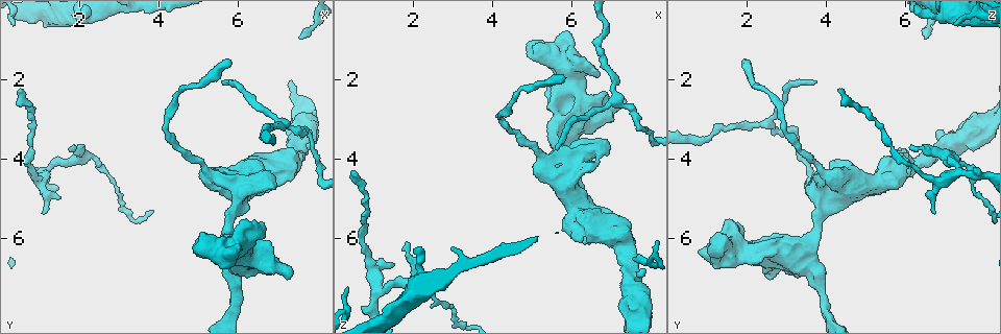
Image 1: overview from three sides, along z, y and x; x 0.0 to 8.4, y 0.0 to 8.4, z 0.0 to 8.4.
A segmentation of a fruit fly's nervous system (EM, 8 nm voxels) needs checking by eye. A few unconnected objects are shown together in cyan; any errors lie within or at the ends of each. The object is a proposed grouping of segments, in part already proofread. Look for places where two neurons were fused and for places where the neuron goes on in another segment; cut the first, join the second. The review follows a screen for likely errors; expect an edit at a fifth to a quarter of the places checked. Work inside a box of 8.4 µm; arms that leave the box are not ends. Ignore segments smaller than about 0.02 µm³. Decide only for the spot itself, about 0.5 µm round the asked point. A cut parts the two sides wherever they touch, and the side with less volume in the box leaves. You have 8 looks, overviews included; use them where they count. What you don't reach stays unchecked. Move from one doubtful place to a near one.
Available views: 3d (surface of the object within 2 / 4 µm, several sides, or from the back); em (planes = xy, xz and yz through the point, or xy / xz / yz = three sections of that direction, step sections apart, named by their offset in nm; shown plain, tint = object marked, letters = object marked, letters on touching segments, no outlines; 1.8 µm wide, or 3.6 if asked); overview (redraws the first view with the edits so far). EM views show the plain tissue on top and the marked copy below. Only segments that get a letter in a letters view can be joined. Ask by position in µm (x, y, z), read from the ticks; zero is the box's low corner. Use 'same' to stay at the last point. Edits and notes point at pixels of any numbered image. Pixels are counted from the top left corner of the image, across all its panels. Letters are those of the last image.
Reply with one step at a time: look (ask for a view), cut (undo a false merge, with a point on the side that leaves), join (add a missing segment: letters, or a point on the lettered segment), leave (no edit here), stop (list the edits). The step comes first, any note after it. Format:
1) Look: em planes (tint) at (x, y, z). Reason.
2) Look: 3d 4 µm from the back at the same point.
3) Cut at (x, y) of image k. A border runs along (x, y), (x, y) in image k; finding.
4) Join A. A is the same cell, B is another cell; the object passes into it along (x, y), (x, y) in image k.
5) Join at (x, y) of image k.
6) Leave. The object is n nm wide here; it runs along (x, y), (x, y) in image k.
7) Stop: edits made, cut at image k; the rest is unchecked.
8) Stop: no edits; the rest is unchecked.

Look: 3d 2 µm at (6.15, 4.45, 5.40). Branch point.

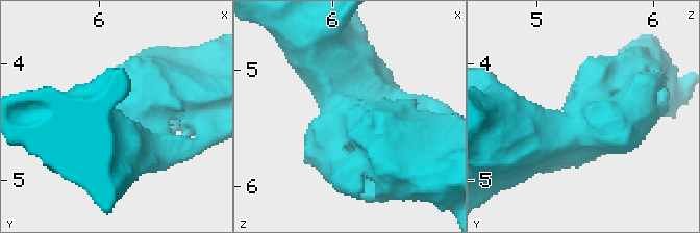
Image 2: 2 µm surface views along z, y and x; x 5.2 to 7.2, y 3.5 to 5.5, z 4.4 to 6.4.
Look: em xy step 8 (tint) at (6.10, 4.50, 5.42). 3 arms meet here; the arms are 280, 400, 600 nm wide.

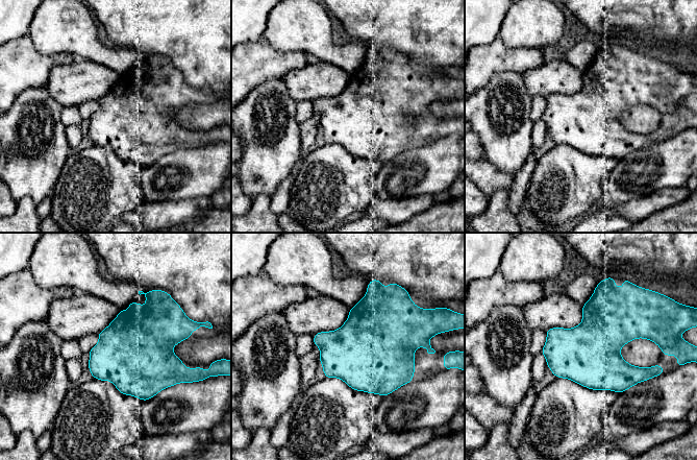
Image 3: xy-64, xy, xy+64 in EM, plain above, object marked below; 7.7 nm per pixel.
Look: em planes (letters) at the same point.

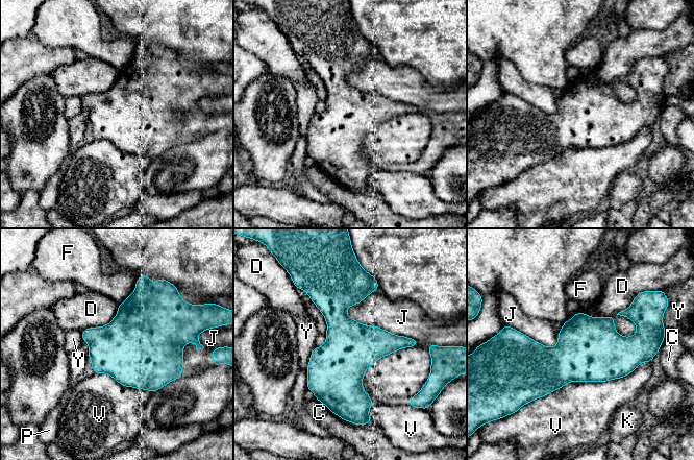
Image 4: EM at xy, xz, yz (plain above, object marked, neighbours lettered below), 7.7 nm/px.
Leave. C, D, F, J, K, P, V and Y are other cells; a border runs along (119, 305), (107, 323), (82, 332) in image 4; one neuron here.

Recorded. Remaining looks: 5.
Look: em planes (letters) at (7.90, 3.25, 6.90). Free end.

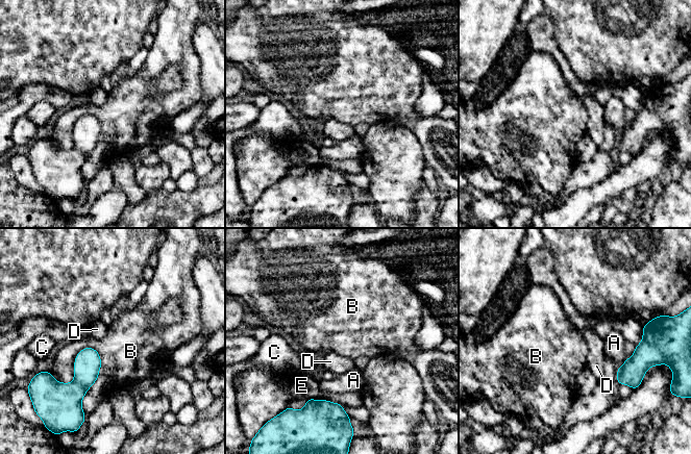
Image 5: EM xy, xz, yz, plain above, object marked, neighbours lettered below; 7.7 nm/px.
Leave. A, B, C, D and E are other cells; a border runs along (101, 358), (49, 372) in image 5; none of them fits.

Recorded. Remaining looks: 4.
Look: em planes (letters) at (1.85, 3.70, 6.05). Free end.

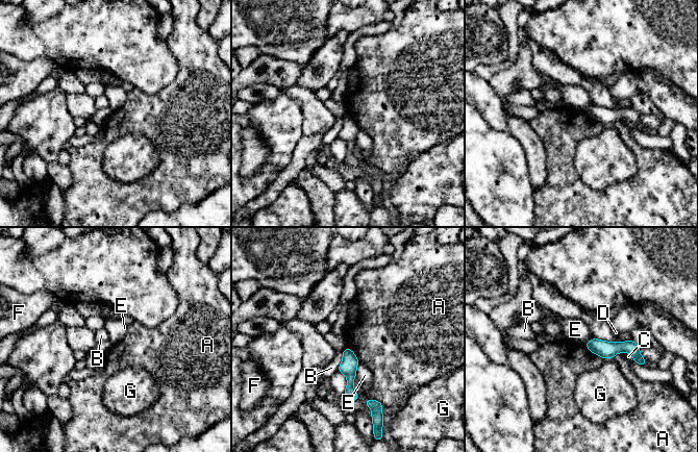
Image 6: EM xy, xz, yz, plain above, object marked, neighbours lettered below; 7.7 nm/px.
Leave. A, B, C, D, E, F and G are other cells; a border runs along (358, 360), (355, 375) in image 6; no lettered segment goes on from it.

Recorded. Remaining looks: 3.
Stop: no edits; the rest is unchecked.

